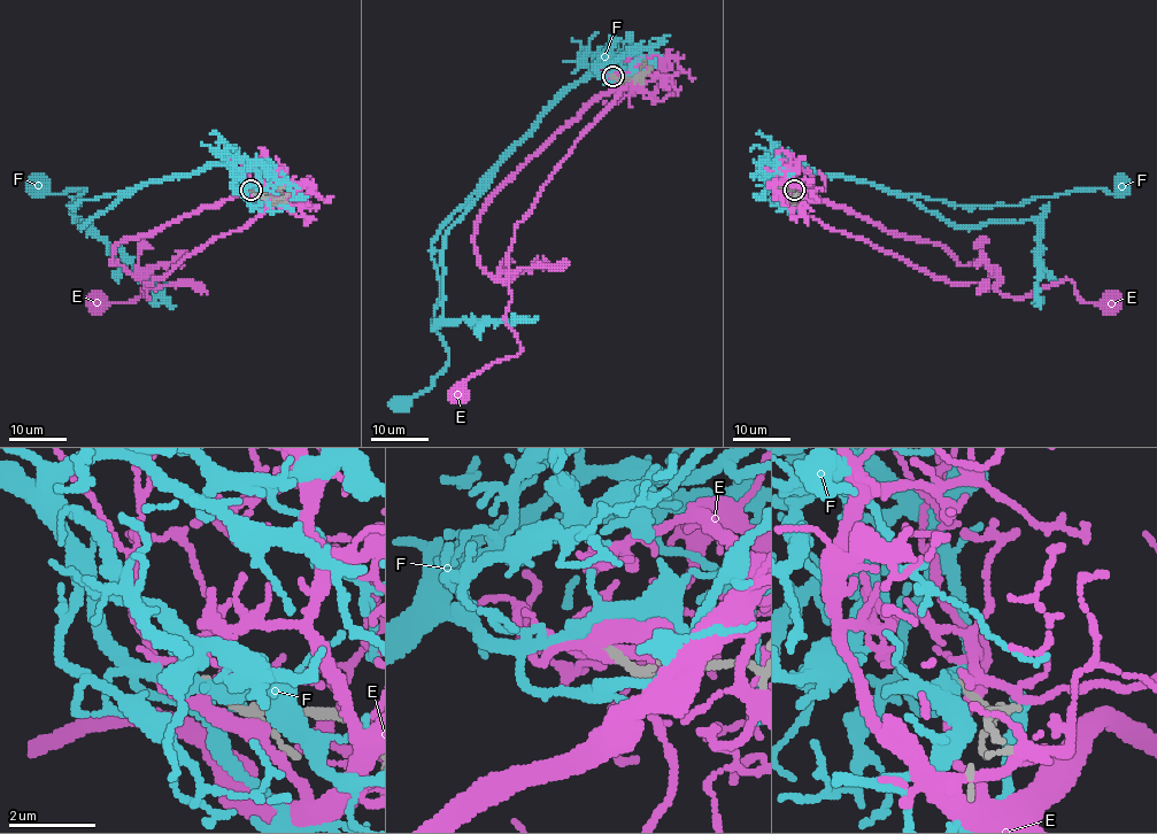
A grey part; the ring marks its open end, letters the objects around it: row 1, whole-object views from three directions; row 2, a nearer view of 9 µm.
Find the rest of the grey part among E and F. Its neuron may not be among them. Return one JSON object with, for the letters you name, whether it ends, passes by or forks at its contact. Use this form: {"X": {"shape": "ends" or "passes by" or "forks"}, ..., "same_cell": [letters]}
{"F": {"shape": "forks"}, "same_cell": ["F"]}

